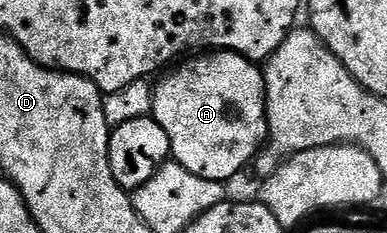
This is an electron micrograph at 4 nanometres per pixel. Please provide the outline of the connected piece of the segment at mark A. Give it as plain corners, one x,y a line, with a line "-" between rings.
217,49
195,54
182,62
170,69
175,71
167,70
158,84
153,84
152,118
158,122
160,129
164,129
164,133
168,133
173,162
196,177
225,184
233,175
240,174
245,167
247,170
253,164
255,155
266,141
266,81
263,68
235,51

